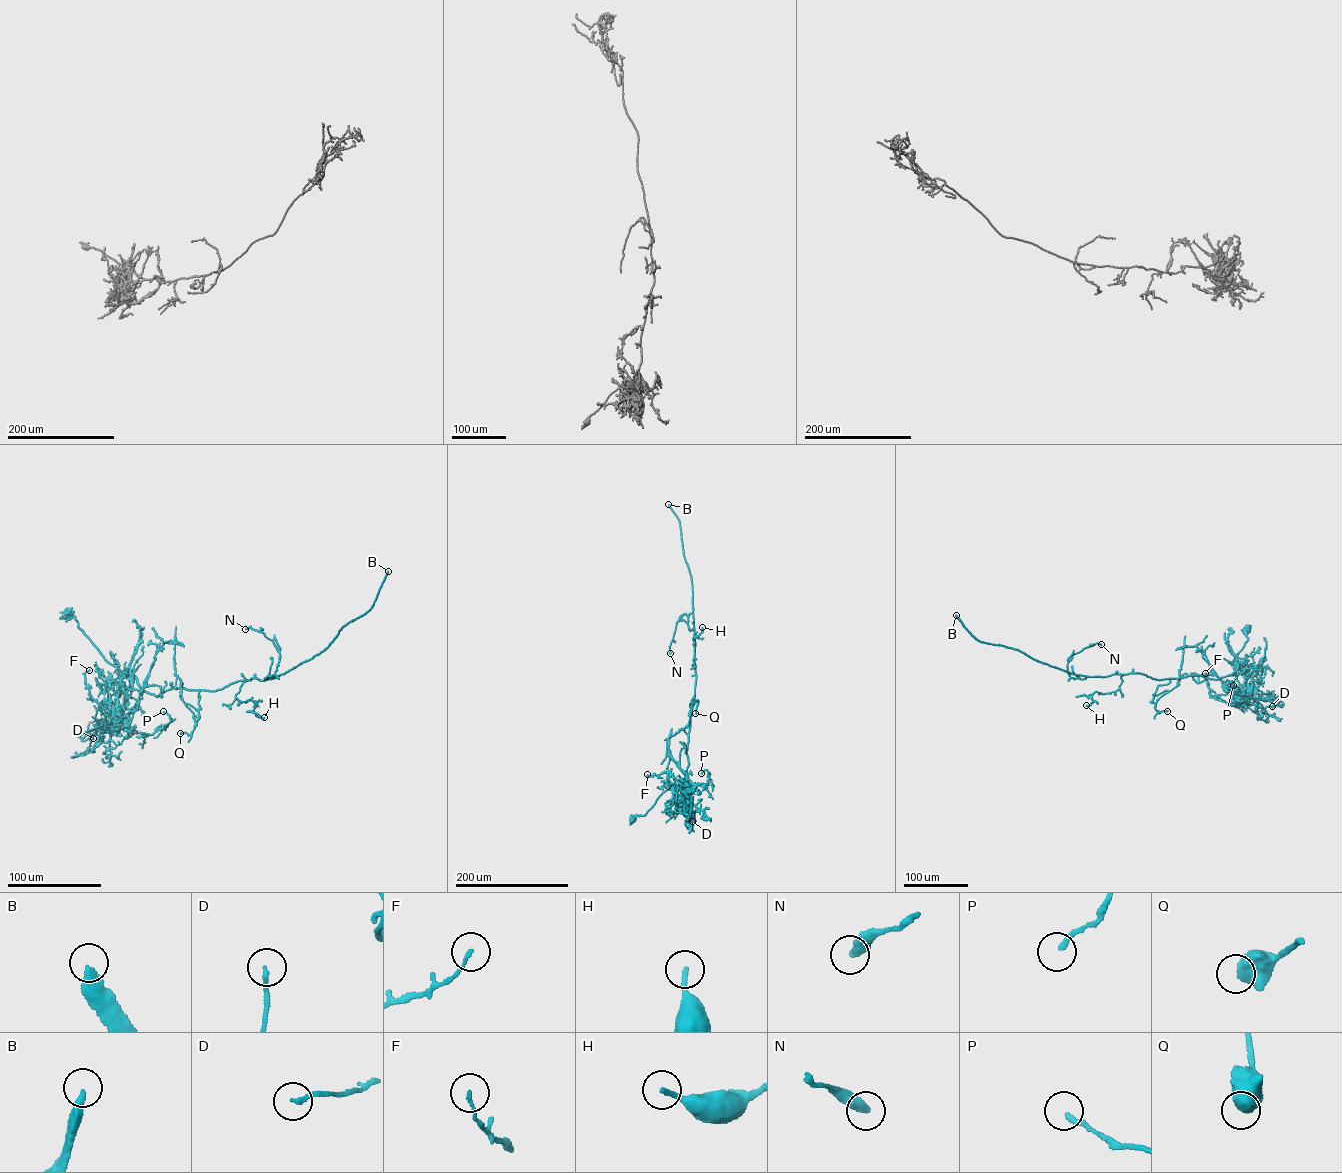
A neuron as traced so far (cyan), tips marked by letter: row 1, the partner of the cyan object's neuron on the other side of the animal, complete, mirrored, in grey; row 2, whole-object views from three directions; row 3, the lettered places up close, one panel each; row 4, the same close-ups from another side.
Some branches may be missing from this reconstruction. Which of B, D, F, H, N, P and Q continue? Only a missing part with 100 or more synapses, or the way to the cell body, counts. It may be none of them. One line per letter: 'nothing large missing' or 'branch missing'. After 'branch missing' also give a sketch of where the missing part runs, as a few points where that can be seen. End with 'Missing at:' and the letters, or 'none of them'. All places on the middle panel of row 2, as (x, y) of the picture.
B: branch missing
D: nothing large missing
F: nothing large missing
H: nothing large missing
N: nothing large missing
P: nothing large missing
Q: nothing large missing
Missing at: B

